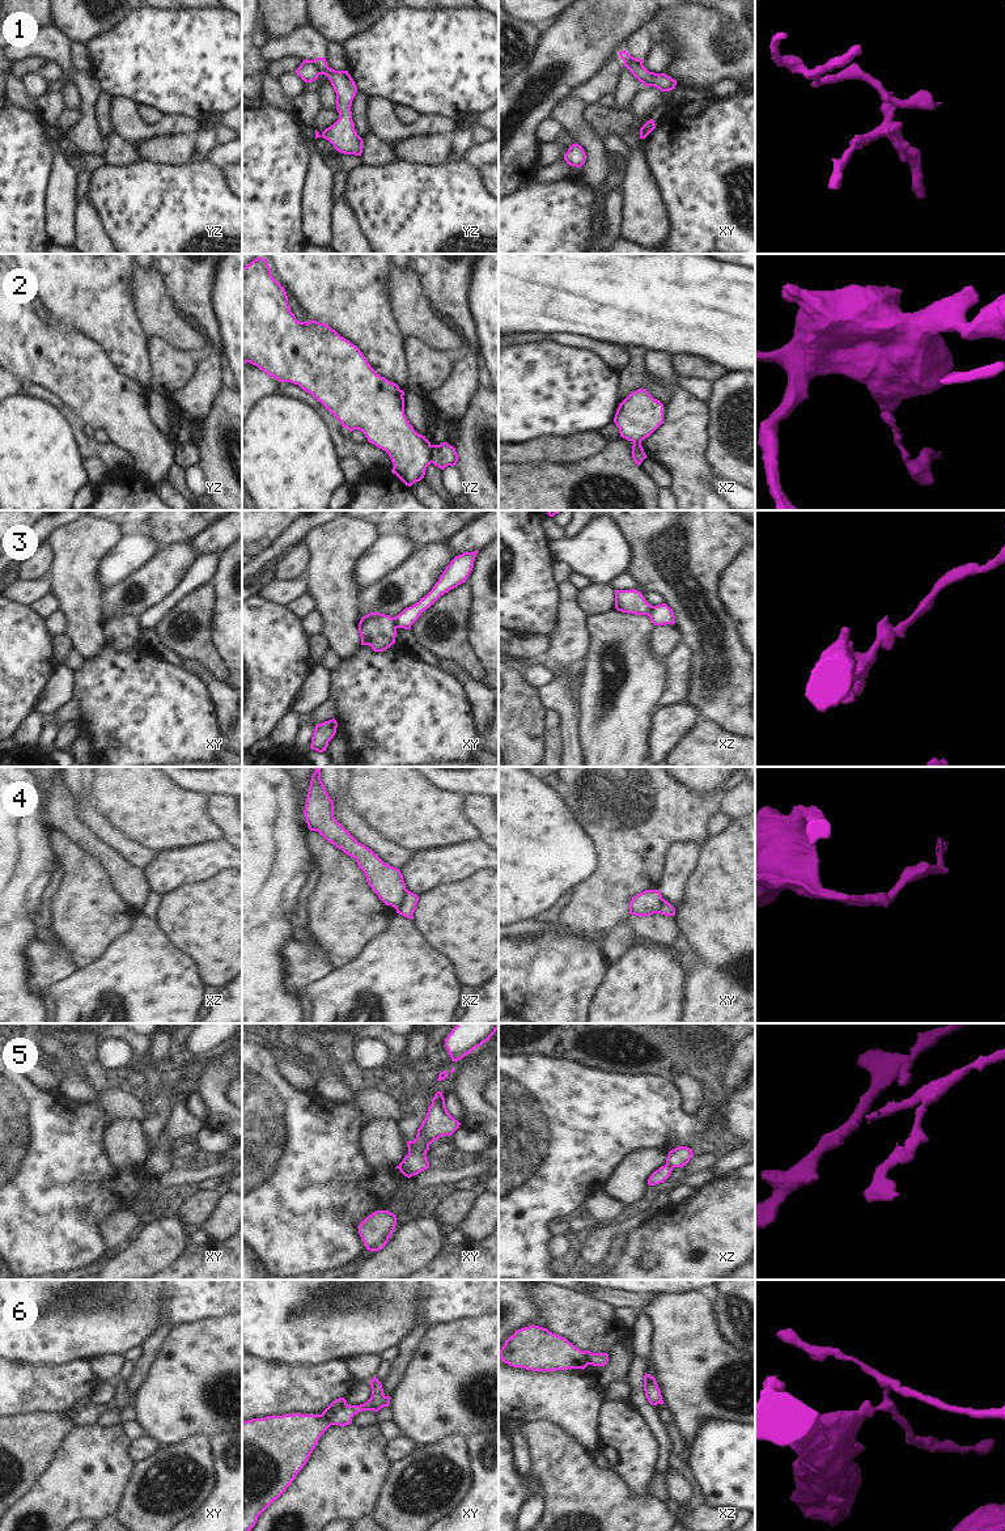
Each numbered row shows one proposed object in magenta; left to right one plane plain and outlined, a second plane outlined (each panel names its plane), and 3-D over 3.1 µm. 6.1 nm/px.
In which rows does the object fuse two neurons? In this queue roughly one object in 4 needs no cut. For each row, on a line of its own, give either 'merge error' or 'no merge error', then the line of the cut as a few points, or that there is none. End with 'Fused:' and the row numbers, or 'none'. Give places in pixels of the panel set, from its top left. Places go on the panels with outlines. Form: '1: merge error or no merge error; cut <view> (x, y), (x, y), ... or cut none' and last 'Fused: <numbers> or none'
1: merge error; cut yz (312, 60), (319, 73)
2: merge error; cut yz (432, 445), (431, 462)
3: merge error; cut xy (394, 618), (397, 627)
4: merge error; cut xz (407, 890), (403, 900), (395, 908)
5: merge error; cut xz (666, 1163), (671, 1169)
6: merge error; cut xz (582, 1352), (588, 1364)
Fused: 1, 2, 3, 4, 5, 6

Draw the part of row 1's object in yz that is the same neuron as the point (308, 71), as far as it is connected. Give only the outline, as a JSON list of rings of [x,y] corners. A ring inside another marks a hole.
[[[305,59],[301,65],[297,68],[296,73],[305,81],[313,82],[318,79],[318,67],[313,60]]]

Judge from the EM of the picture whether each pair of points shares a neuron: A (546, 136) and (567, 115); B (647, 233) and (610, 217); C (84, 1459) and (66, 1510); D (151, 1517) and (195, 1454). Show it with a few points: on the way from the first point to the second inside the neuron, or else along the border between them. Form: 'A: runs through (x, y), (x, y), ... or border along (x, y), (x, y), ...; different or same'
A: border along (550, 117), (564, 131); different
B: border along (622, 191), (619, 234); different
C: runs through (83, 1472), (83, 1478), (66, 1497); same
D: runs through (169, 1500), (168, 1484), (157, 1472), (172, 1457); same

